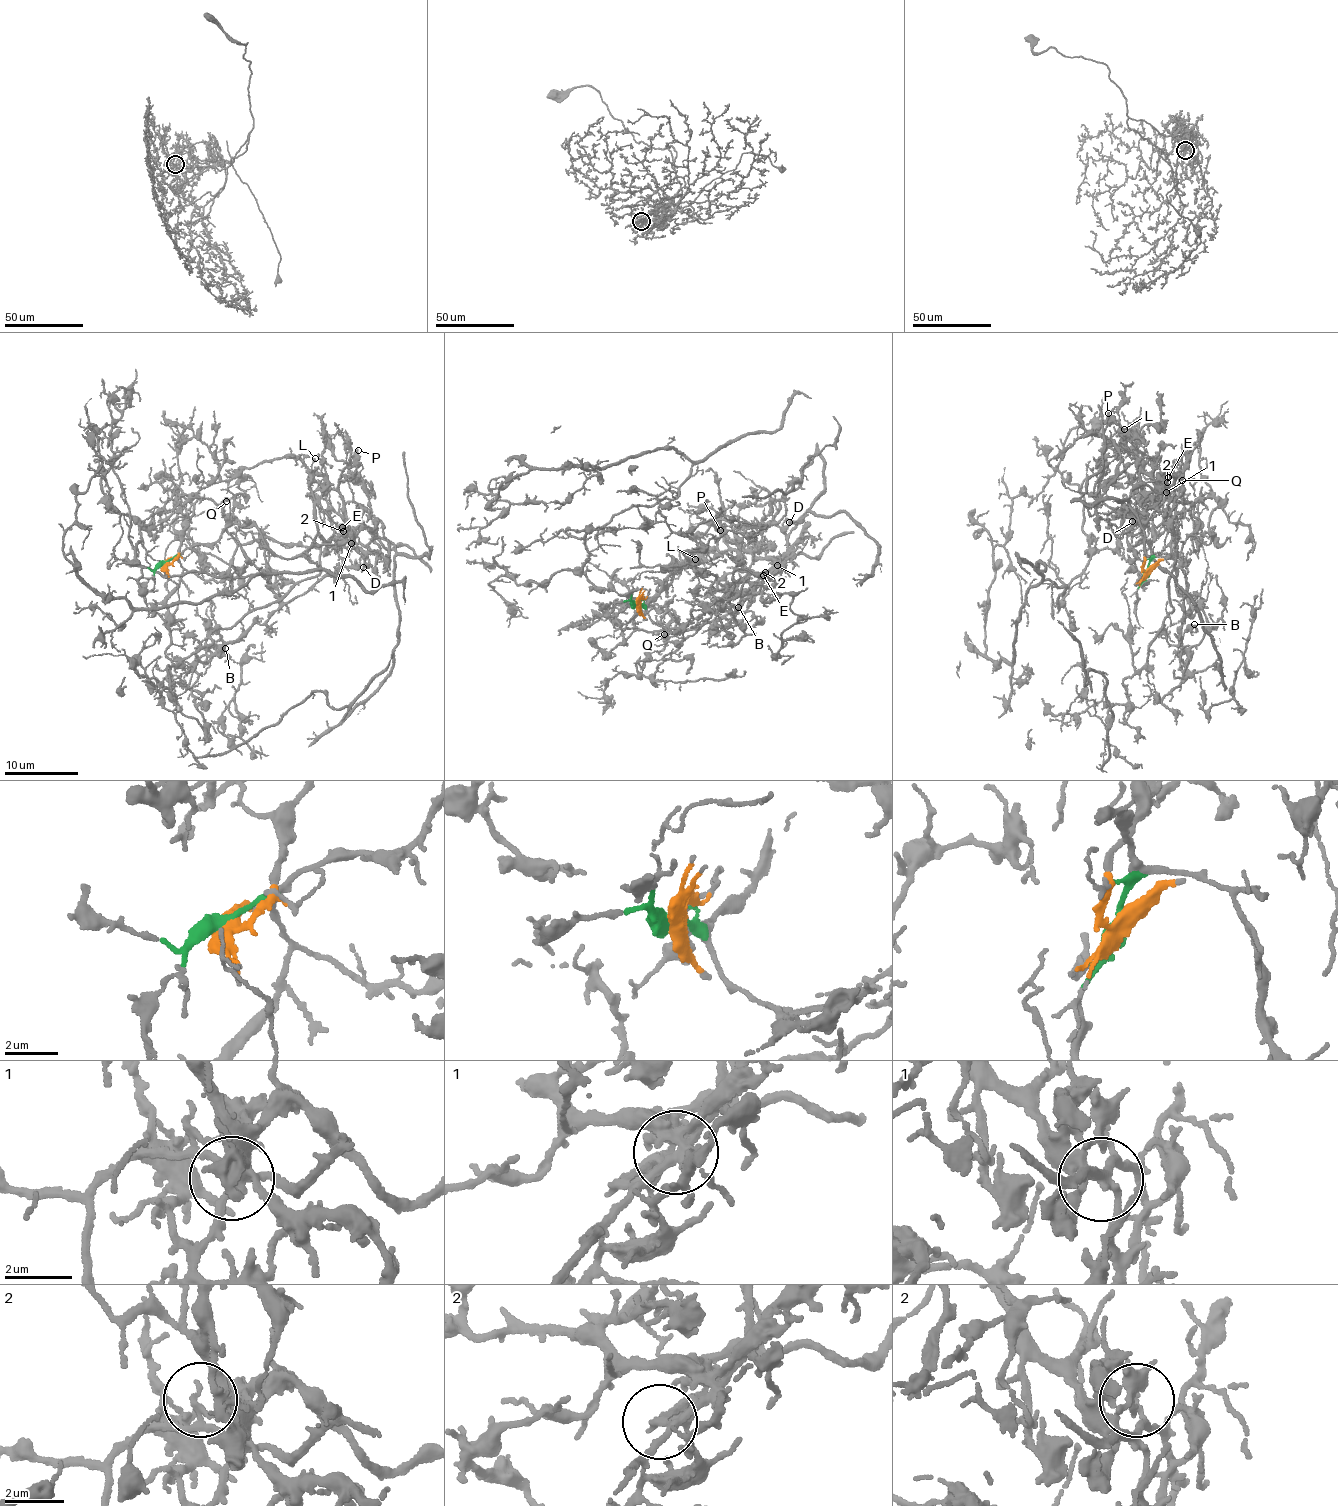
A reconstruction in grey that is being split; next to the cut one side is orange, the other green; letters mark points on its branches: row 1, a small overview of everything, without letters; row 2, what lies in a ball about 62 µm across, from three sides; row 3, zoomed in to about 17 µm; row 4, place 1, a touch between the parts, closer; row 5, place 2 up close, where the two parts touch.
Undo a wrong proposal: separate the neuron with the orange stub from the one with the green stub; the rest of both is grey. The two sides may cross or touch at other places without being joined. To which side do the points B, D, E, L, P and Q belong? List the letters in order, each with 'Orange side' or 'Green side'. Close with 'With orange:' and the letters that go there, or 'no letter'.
B: Green side
D: Green side
E: Green side
L: Green side
P: Green side
Q: Green side
With orange: no letter

